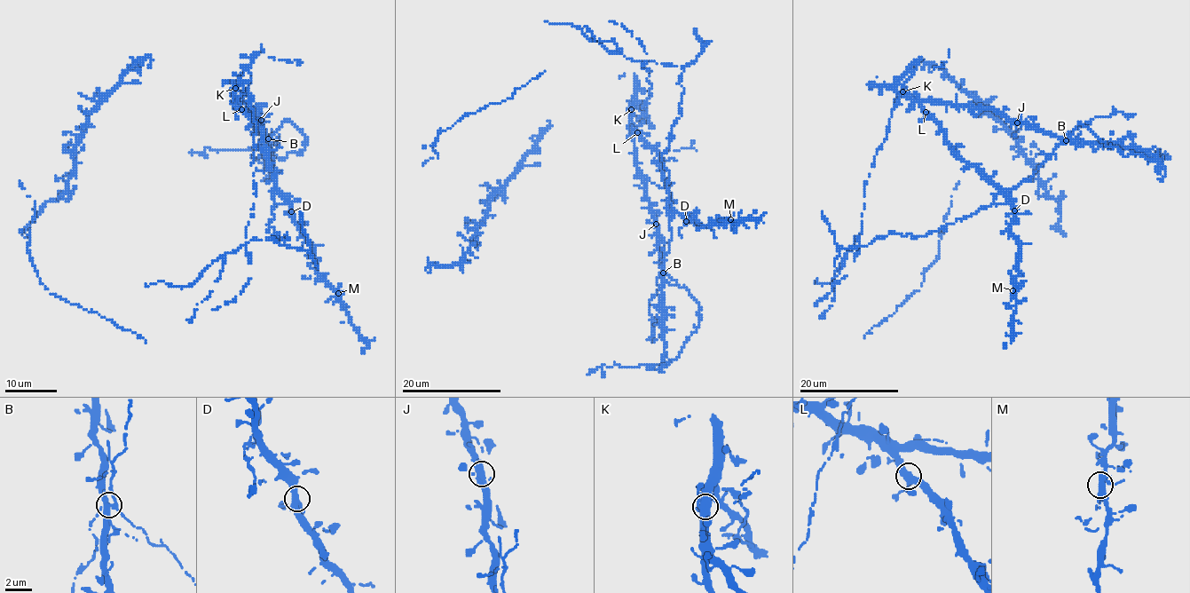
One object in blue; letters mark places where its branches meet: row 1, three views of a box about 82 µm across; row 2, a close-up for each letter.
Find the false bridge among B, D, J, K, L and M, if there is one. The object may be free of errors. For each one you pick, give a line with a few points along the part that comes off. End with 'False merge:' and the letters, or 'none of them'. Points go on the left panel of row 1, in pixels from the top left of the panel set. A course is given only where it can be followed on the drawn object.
False merge: none of them

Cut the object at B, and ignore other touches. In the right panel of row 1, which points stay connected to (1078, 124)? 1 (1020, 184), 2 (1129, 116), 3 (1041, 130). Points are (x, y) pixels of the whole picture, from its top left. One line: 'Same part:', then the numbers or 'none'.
Same part: 1, 2

